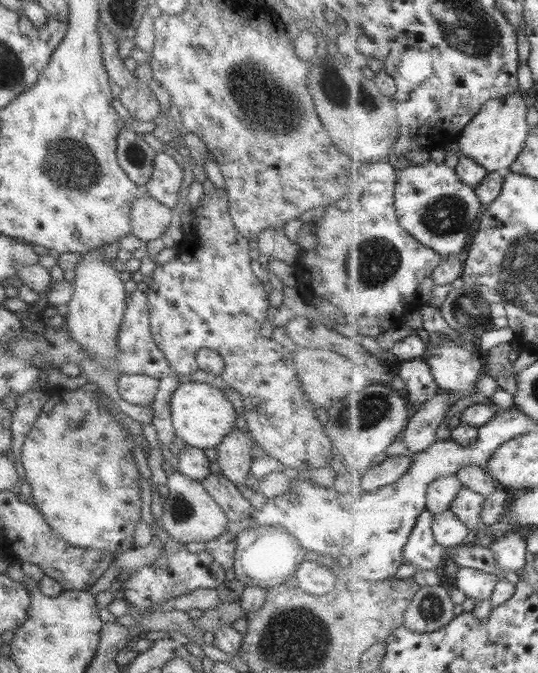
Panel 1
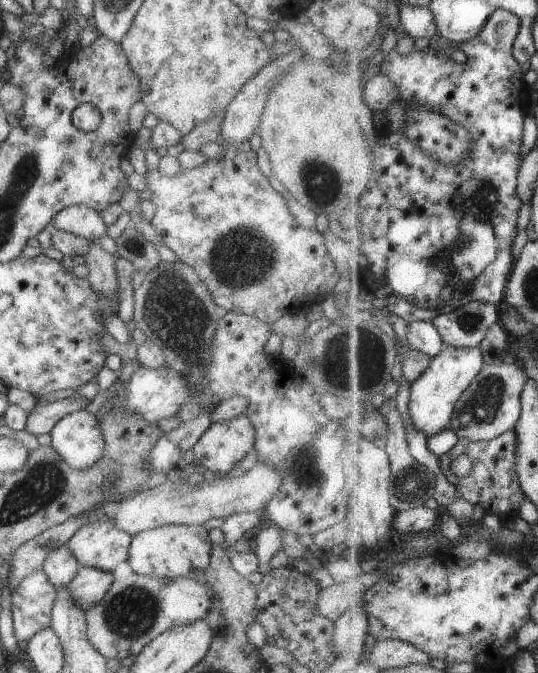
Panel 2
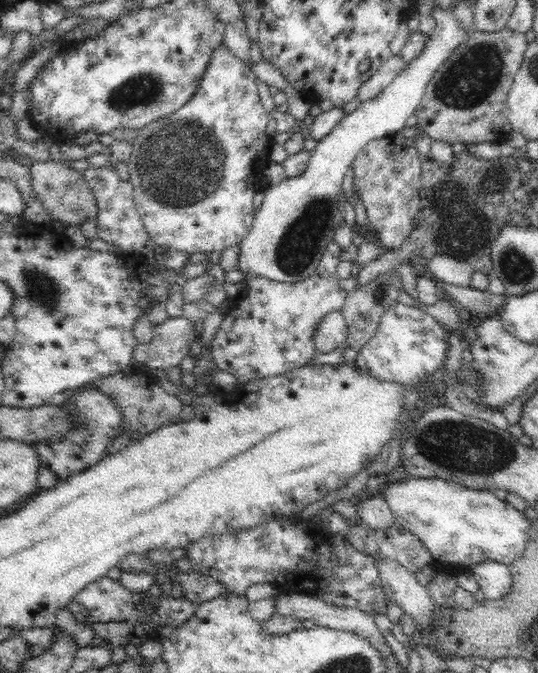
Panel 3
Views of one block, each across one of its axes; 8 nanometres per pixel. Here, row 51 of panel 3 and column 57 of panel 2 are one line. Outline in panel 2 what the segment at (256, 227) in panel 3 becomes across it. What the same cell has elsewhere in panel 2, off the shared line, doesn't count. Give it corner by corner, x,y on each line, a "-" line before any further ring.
85,409
59,419
48,435
54,452
71,469
90,468
103,455
105,442
100,422

